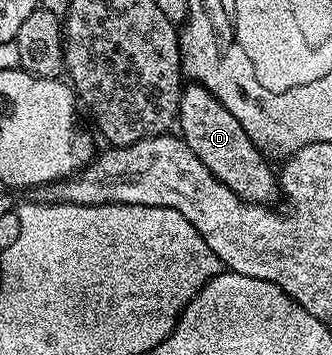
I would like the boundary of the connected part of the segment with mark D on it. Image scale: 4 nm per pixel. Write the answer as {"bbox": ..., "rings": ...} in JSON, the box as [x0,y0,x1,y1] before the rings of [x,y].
{"bbox":[177,84,279,206],"rings":[[[189,84],[182,89],[181,104],[177,107],[177,122],[181,130],[180,137],[185,139],[187,148],[210,172],[235,196],[244,202],[254,202],[260,206],[269,206],[279,198],[279,178],[265,163],[266,155],[243,132],[242,119],[228,110],[209,89],[200,84]]]}

